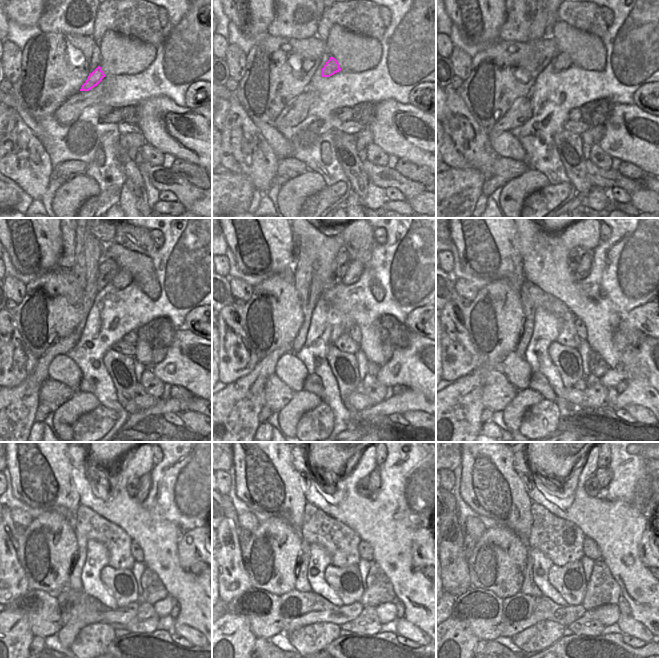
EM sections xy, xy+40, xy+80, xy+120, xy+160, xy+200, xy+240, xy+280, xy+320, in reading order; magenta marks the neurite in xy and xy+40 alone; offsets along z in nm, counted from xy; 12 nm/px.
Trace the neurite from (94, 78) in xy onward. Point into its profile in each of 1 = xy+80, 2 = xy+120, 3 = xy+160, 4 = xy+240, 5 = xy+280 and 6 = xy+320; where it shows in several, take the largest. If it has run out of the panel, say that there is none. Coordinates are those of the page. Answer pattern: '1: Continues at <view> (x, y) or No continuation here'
1: Continues at xy+80 (562, 61)
2: Continues at xy+120 (123, 279)
3: Continues at xy+160 (356, 268)
4: Continues at xy+240 (142, 494)
5: Continues at xy+280 (375, 479)
6: Continues at xy+320 (604, 475).

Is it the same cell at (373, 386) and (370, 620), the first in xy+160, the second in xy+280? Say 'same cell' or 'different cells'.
same cell

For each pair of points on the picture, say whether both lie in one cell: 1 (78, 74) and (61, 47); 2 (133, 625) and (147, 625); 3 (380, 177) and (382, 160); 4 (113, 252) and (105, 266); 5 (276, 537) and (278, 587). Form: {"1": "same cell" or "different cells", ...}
{"1": "same cell", "2": "same cell", "3": "different cells", "4": "different cells", "5": "same cell"}

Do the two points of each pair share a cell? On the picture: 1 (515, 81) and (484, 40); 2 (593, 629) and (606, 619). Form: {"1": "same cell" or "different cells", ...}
{"1": "different cells", "2": "different cells"}

